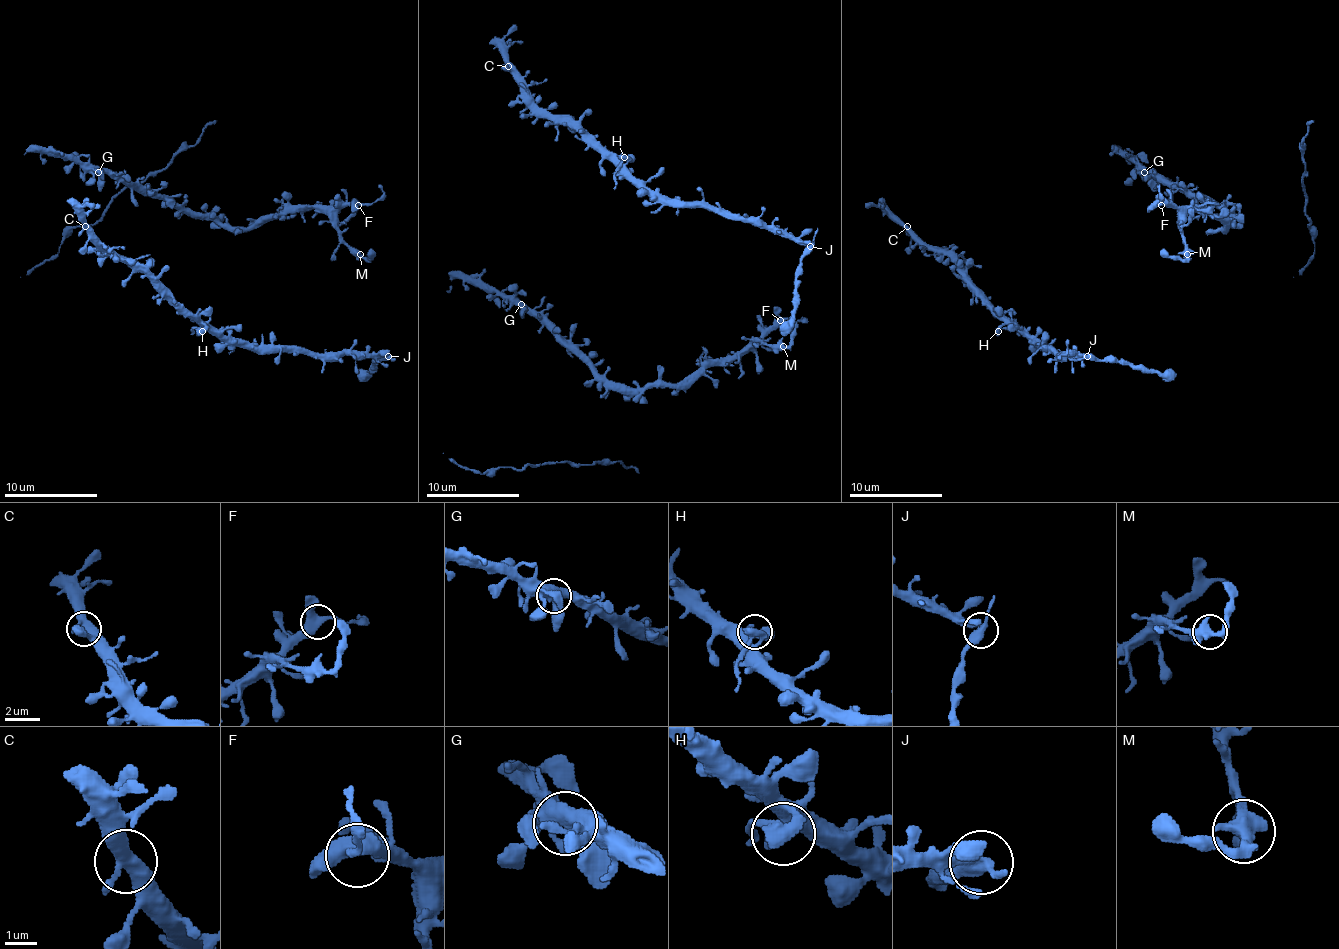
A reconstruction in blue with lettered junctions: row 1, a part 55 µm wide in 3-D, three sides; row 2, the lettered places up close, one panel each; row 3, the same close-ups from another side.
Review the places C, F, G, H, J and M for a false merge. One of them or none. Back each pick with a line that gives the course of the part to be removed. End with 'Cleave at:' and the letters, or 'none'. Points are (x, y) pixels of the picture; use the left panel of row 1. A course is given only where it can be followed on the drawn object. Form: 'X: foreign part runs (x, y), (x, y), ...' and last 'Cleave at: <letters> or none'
J: foreign part runs (388, 357), (379, 359), (370, 371), (358, 373)
Cleave at: J

